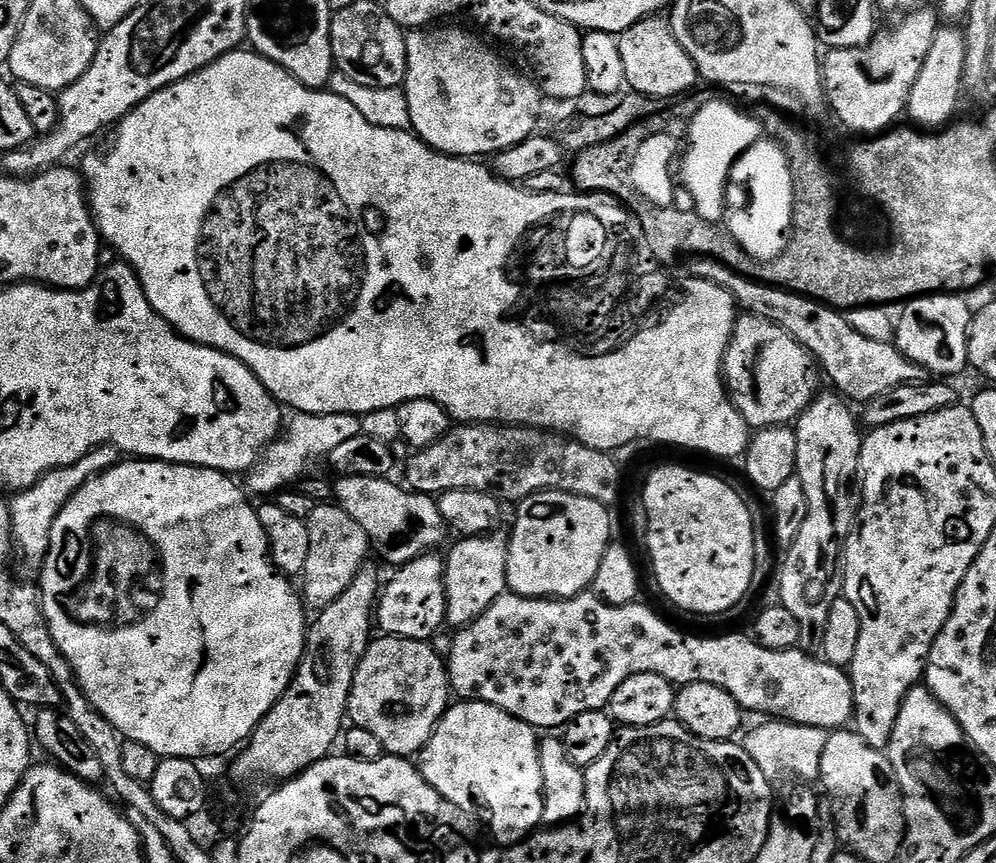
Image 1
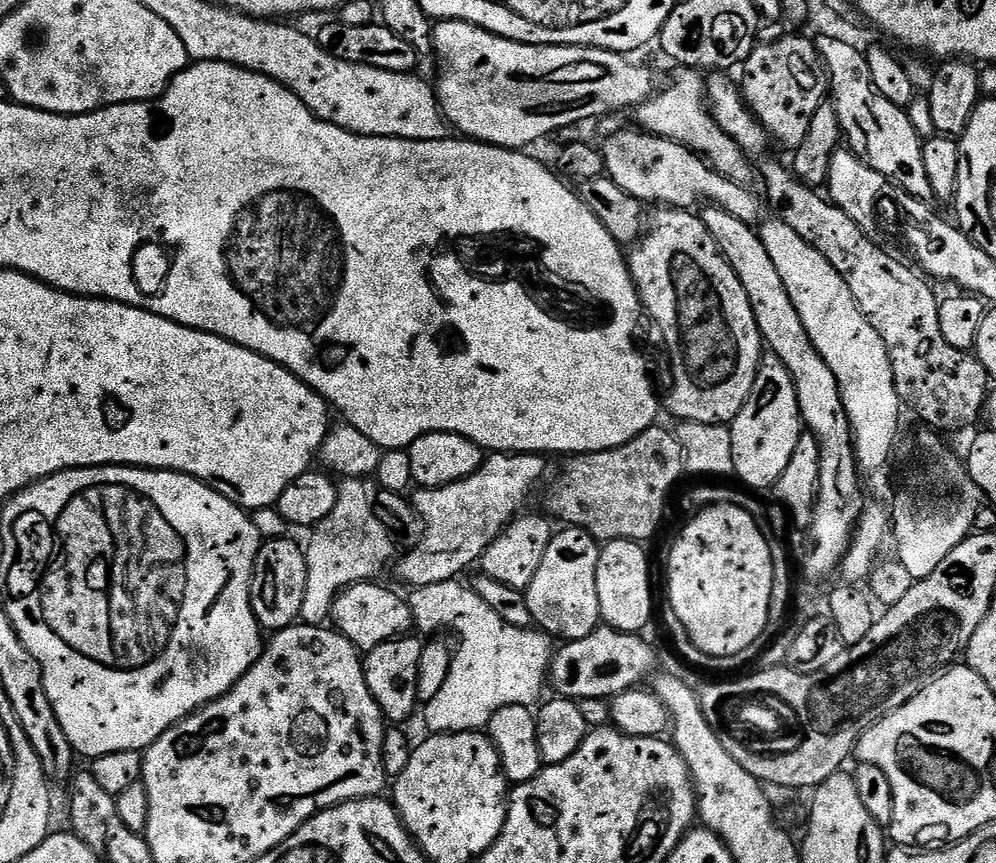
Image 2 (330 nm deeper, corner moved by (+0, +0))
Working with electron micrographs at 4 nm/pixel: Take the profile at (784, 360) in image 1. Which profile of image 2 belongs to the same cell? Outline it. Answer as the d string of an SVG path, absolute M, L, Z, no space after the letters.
M661 207L656 213L651 213L646 224L646 231L641 235L635 244L631 245L627 253L628 269L632 275L633 282L640 295L640 303L643 311L652 315L654 323L660 327L660 332L664 335L664 344L668 347L668 356L672 359L672 393L668 396L668 412L676 419L676 422L691 422L693 424L722 424L731 425L736 415L742 410L746 398L750 398L750 390L754 386L754 378L760 369L762 359L762 337L758 330L758 322L754 318L754 310L750 306L750 298L730 262L720 253L720 248L714 242L710 230L706 230L703 219L695 211L674 207Z

